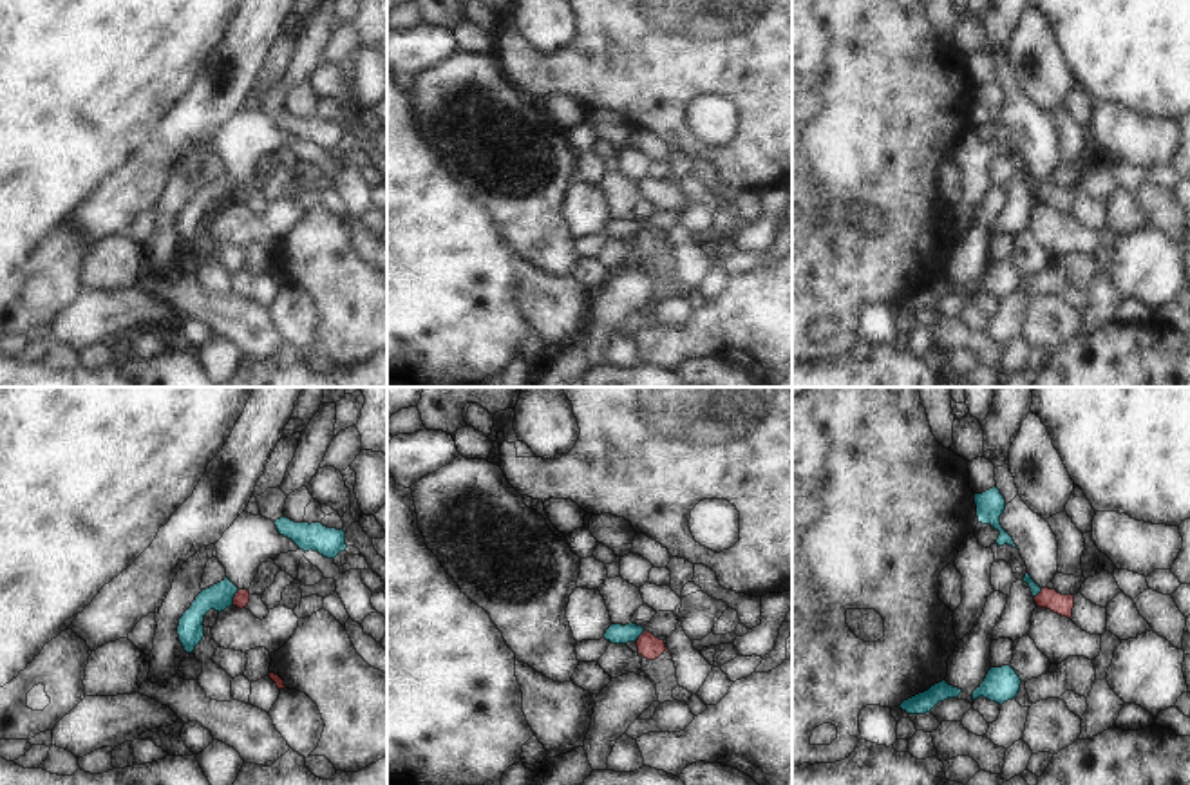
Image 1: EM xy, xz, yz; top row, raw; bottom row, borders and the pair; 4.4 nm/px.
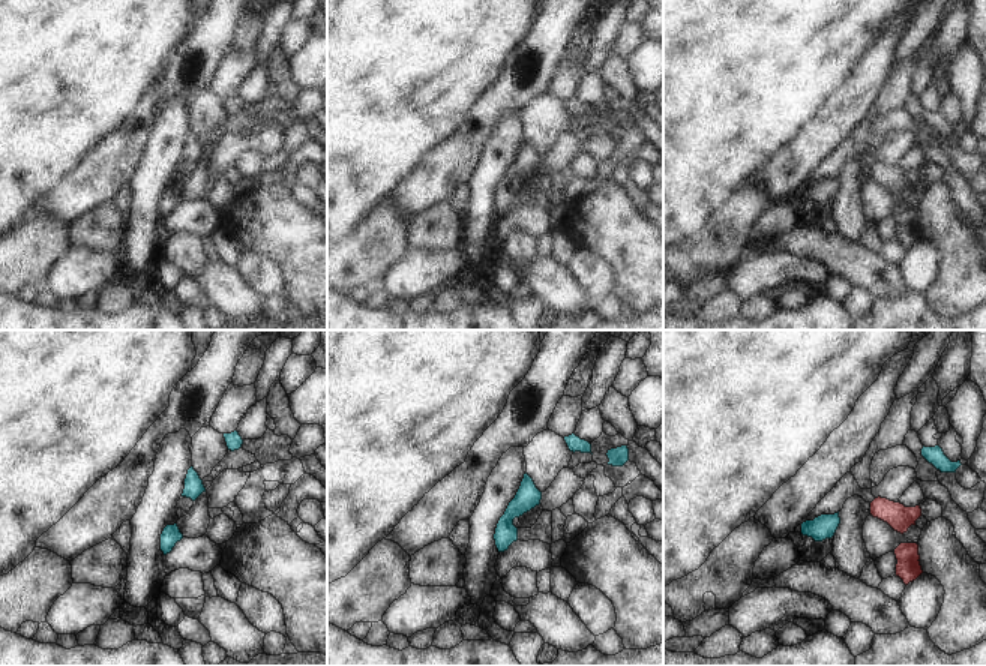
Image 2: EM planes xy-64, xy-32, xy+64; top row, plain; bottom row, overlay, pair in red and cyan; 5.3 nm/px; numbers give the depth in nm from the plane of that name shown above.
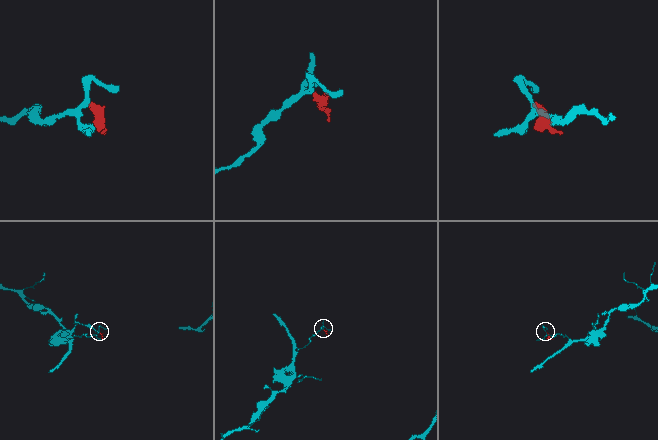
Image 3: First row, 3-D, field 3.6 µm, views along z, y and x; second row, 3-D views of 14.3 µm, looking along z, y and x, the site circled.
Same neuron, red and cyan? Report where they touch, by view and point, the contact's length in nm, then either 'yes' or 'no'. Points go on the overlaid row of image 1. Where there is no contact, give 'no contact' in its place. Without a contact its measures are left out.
xy (234, 597) | 80 nm | no

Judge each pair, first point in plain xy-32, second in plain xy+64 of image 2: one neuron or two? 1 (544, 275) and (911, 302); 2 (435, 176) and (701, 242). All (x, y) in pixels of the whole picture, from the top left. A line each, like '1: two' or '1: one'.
1: two
2: two

